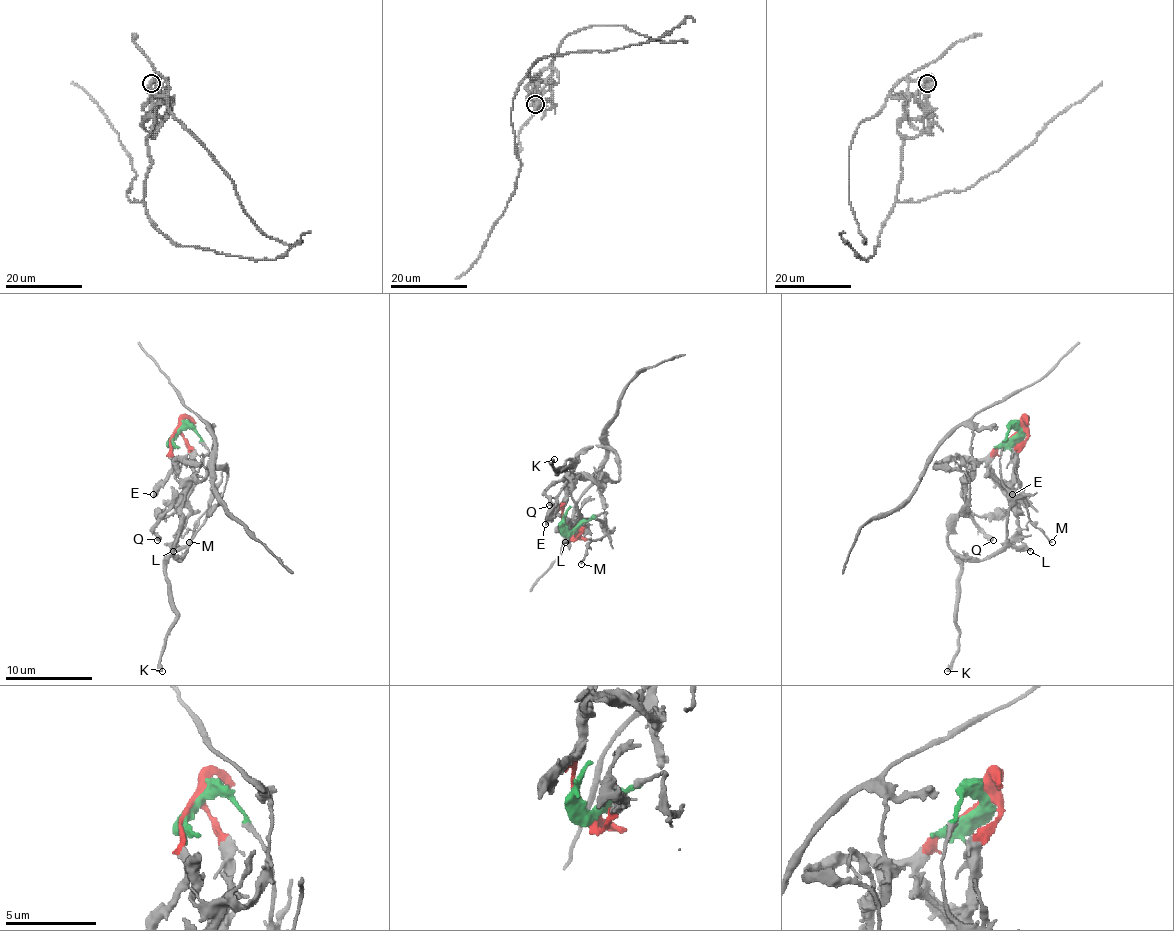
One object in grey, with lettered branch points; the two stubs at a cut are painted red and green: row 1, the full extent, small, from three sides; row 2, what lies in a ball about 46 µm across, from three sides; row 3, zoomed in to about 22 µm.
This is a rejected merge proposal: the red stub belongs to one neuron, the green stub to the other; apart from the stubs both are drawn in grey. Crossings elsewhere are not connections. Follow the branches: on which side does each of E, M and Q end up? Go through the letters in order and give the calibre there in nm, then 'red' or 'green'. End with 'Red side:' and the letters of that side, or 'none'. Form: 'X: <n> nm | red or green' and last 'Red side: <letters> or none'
E: 320 nm | red
M: 140 nm | green
Q: 420 nm | red
Red side: E, Q

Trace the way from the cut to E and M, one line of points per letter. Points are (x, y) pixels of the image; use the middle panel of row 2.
E: (566, 529), (562, 510), (564, 501), (545, 525)
M: (568, 529), (606, 512), (603, 534), (588, 544), (582, 564)

